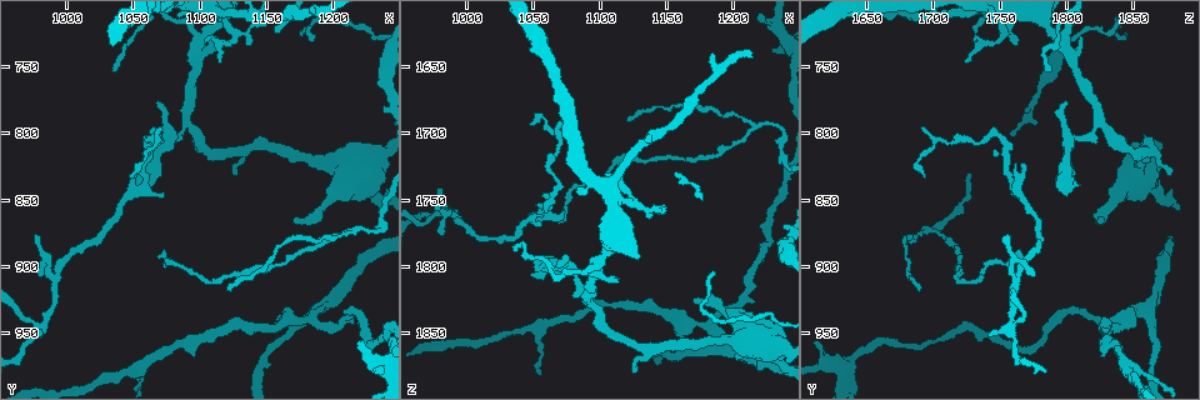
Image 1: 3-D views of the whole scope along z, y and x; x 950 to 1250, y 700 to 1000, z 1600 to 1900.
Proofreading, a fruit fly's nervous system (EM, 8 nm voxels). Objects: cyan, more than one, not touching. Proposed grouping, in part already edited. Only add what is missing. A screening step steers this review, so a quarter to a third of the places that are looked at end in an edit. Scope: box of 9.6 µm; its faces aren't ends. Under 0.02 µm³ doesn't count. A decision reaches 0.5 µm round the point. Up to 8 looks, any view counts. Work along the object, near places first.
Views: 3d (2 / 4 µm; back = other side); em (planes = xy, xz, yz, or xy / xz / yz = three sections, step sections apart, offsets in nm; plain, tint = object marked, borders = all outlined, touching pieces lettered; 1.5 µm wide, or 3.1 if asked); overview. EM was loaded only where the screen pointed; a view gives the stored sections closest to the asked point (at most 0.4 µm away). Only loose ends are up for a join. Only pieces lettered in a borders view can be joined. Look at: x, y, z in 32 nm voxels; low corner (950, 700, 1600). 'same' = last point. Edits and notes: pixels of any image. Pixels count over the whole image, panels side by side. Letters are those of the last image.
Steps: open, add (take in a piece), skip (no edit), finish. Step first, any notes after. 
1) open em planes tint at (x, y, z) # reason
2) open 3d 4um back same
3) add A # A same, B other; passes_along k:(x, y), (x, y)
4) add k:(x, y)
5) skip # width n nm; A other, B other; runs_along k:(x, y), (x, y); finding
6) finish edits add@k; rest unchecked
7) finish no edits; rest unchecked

open em planes borders at (980, 954, 1742) # free end

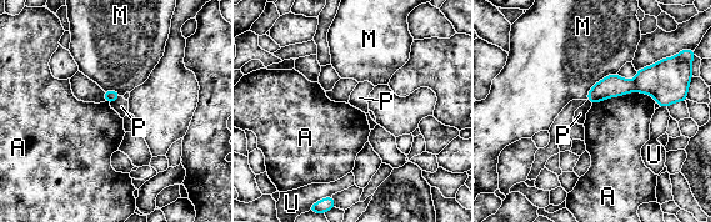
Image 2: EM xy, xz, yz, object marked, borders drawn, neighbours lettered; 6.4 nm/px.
skip # width 90 nm; longest_contact A 420 nm; A other, M other, P other, U other; no lettered piece goes on from it

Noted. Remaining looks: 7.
open 3d 4um at (1074, 844, 1758) # thin end

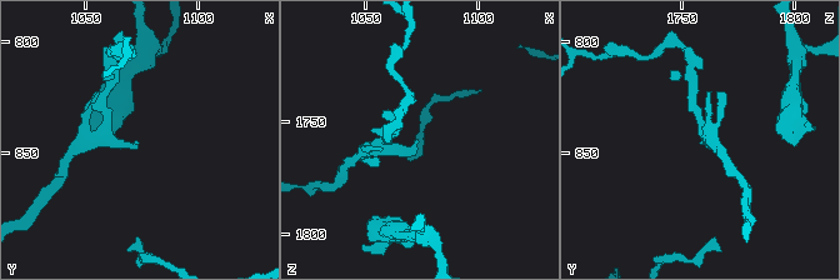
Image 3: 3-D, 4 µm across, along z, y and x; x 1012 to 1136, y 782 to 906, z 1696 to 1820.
open em xy step 4 borders at (1074, 844, 1758) # need the tissue

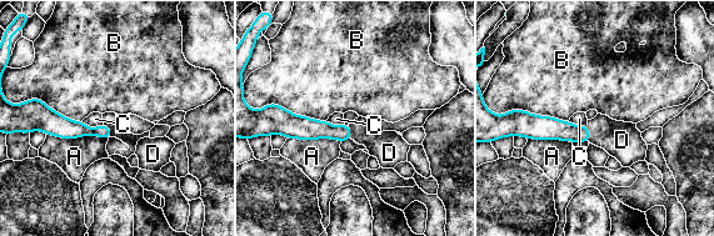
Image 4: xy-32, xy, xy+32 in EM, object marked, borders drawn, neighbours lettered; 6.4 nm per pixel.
add D # longest_contact A 400 nm; A other, B other, C other, D same; passes_along 4:(550, 129), (588, 134), (622, 140); the cell continues

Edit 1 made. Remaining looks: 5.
open em planes borders at (1068, 774, 1800) # an open end

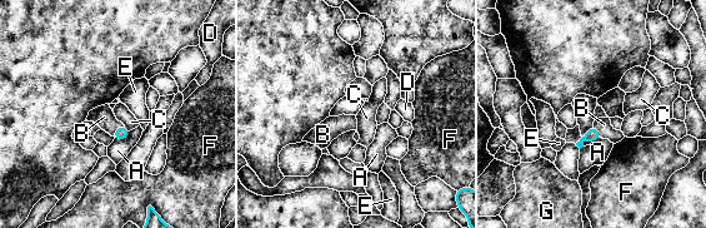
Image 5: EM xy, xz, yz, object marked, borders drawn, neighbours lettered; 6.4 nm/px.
add B # A other, B same, C other, D other, E other, F other, G other; passes_along 5:(121, 133), (116, 129), (104, 117); the cell continues

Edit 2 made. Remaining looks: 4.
finish edits add@4, add@5; rest unchecked

